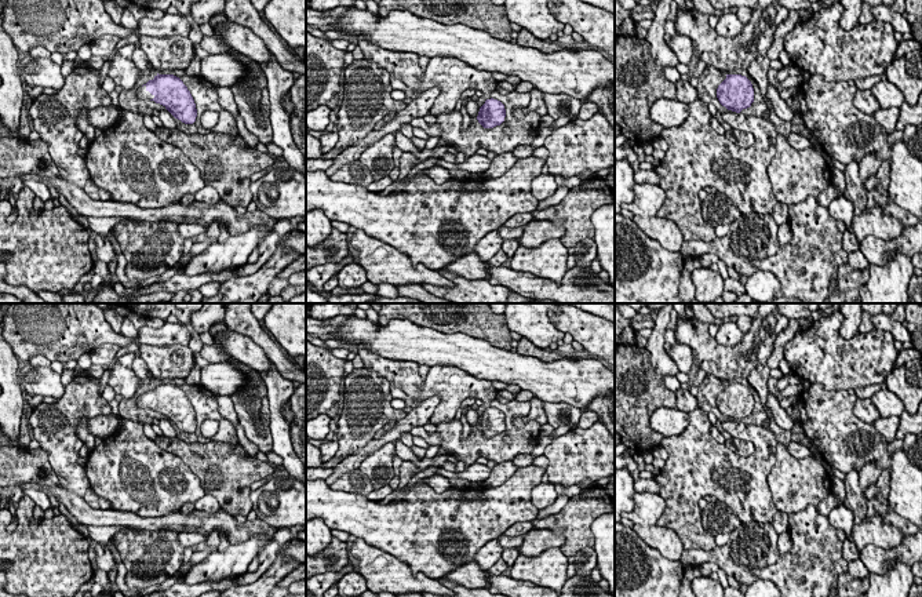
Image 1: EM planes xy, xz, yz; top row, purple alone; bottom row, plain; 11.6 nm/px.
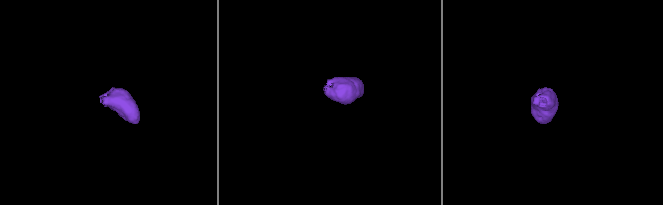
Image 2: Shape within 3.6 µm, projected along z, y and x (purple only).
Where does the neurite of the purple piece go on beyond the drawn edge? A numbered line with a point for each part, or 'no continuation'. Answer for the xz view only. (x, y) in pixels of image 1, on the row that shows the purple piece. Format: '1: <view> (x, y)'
1: xz (472, 106)

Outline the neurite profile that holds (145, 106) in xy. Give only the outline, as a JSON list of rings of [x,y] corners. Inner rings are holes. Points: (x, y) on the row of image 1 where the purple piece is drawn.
[[[135,48],[132,54],[132,61],[138,70],[141,72],[141,76],[136,80],[136,84],[131,90],[123,90],[119,94],[119,103],[120,109],[136,112],[143,116],[152,116],[153,110],[165,110],[165,106],[156,103],[150,99],[139,99],[138,98],[138,90],[149,81],[150,77],[157,76],[156,69],[149,68],[149,61],[142,48]]]

